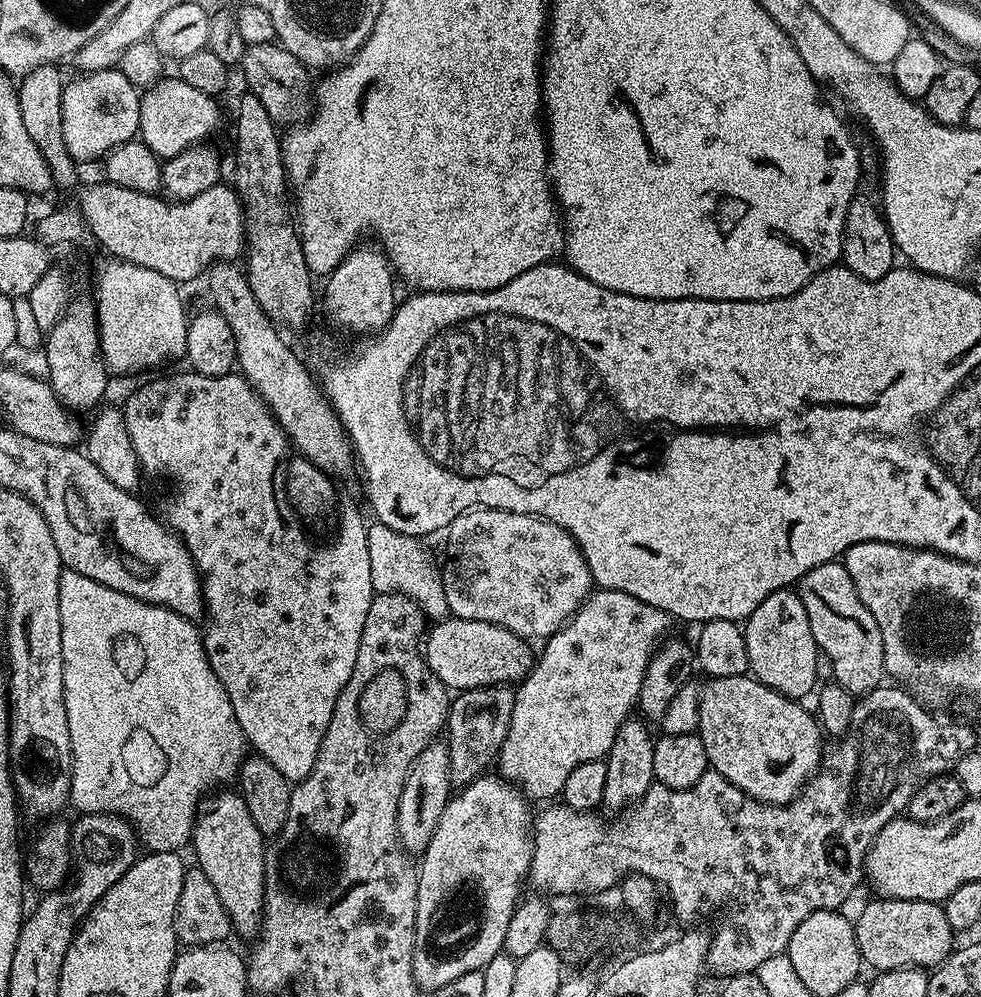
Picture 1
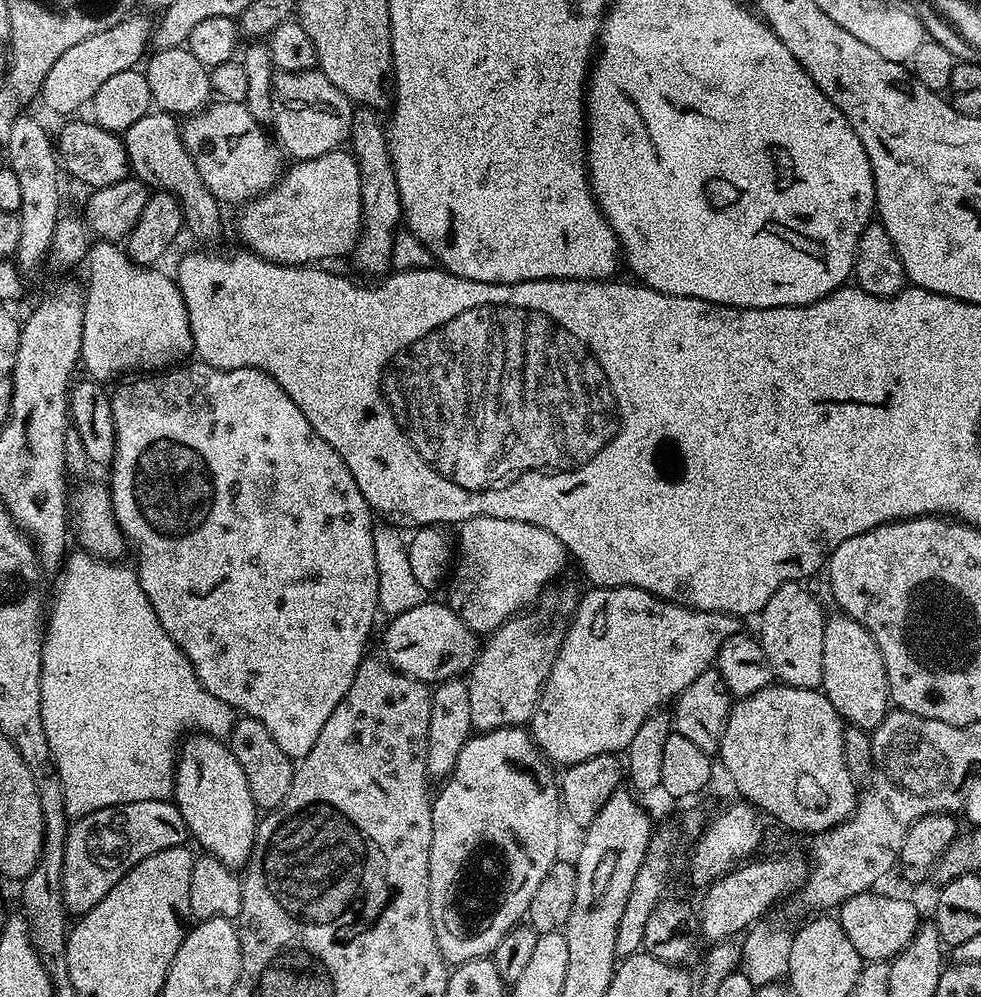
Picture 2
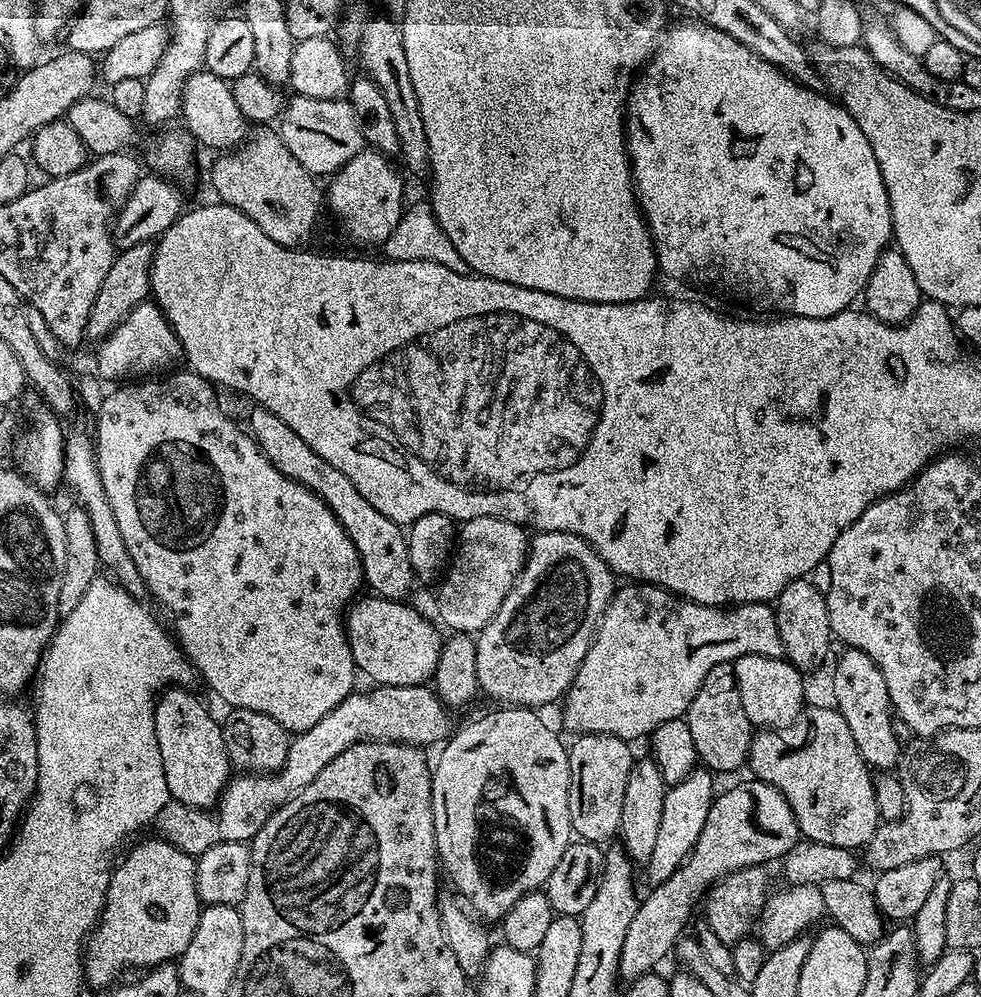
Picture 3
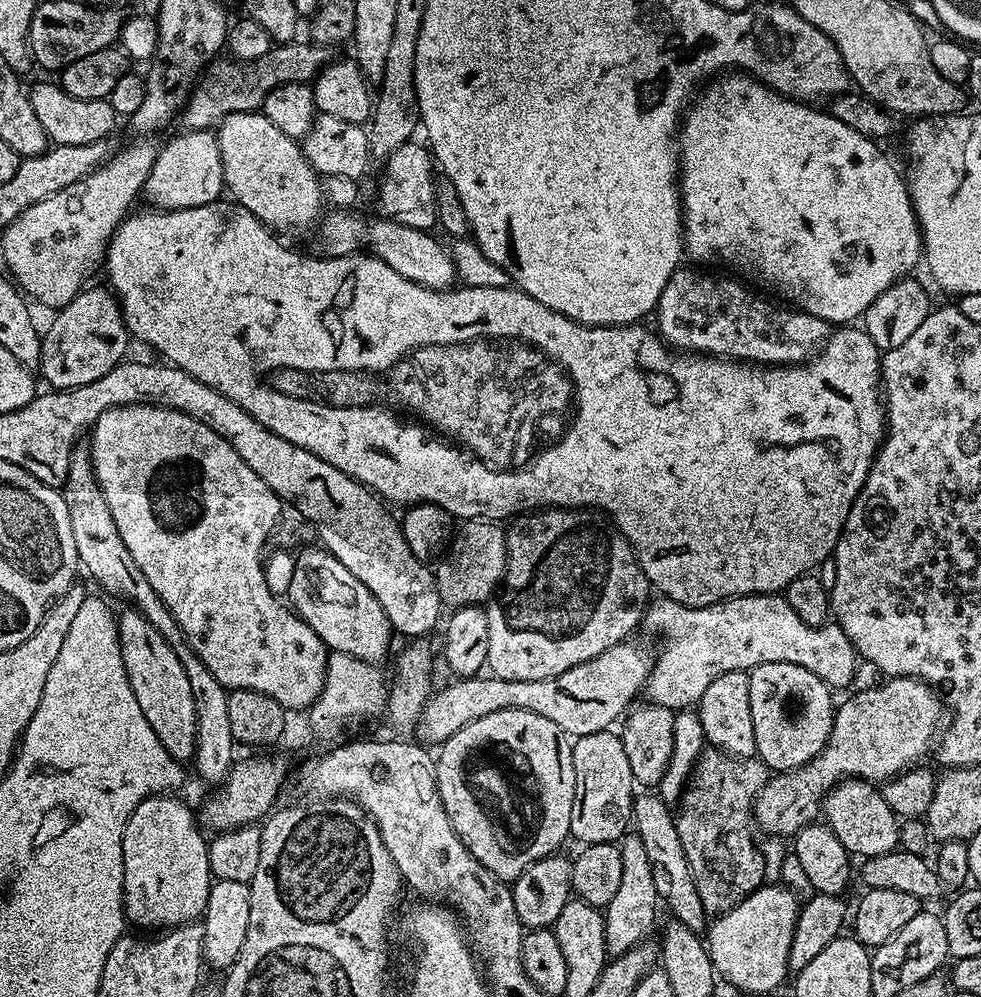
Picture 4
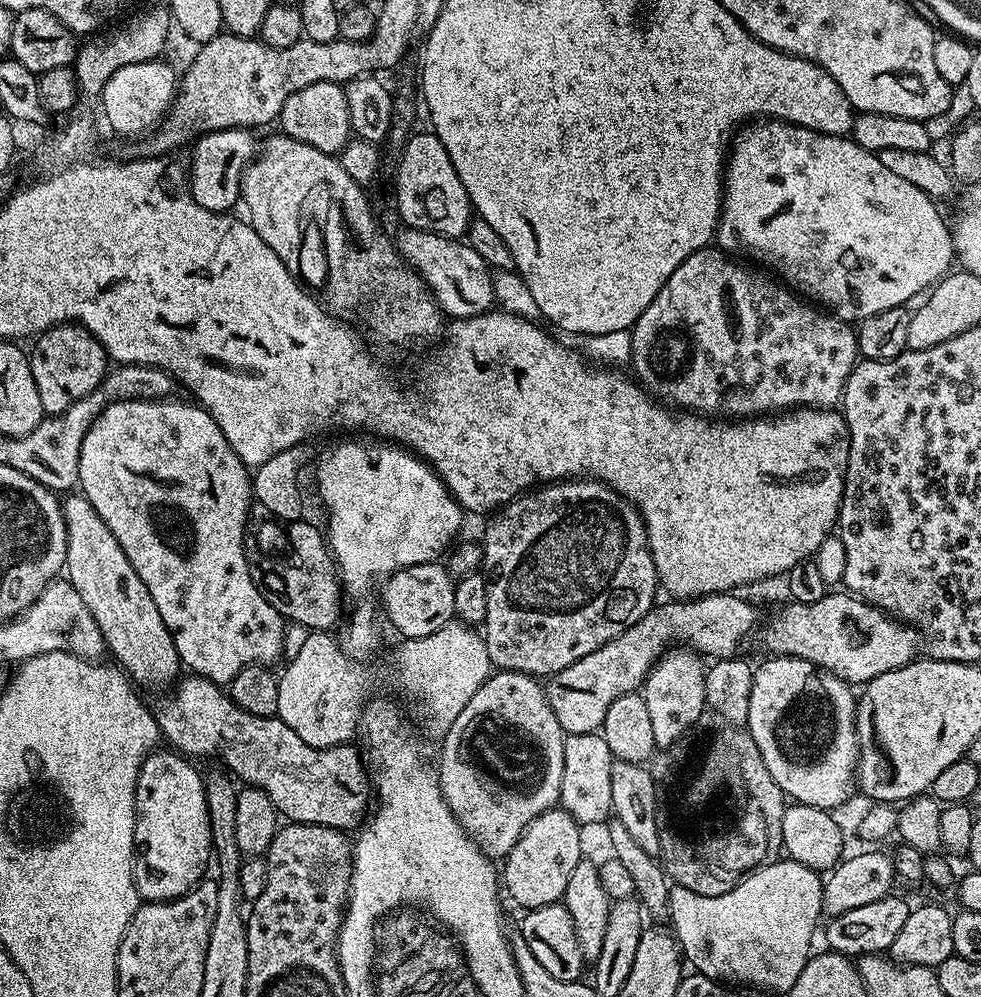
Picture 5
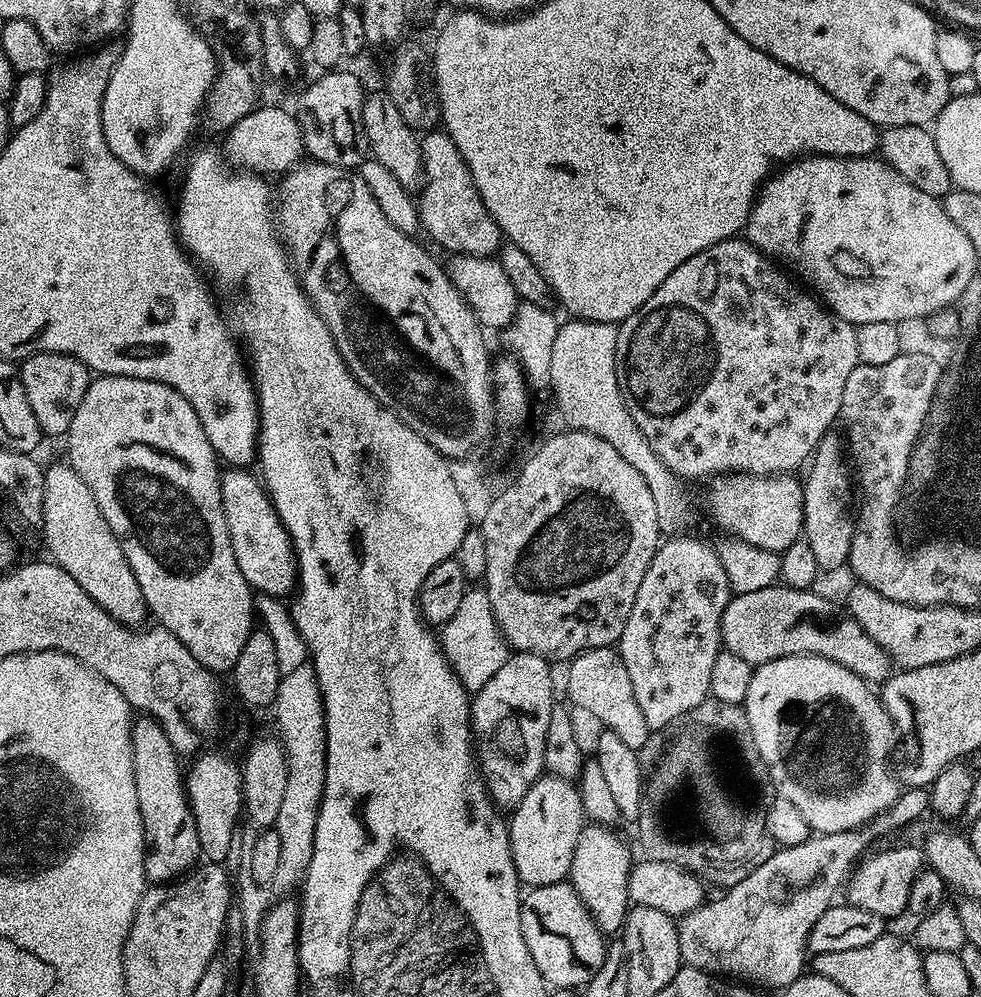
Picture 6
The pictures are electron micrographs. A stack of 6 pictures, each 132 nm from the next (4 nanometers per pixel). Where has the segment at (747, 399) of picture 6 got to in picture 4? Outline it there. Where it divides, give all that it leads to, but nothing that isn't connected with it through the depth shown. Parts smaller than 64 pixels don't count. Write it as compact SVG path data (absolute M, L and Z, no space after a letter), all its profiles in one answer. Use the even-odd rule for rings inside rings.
M687 266L677 268L672 273L670 282L666 282L666 290L662 290L662 298L656 303L655 327L664 343L673 349L685 354L703 354L749 364L787 366L803 364L824 347L824 342L830 335L830 325L822 318L811 316L809 312L801 312L792 306L781 306L771 299L763 300L762 297L755 296L760 294L751 287L745 286L739 279L727 280L724 276L711 276L708 273L711 271L692 268Z

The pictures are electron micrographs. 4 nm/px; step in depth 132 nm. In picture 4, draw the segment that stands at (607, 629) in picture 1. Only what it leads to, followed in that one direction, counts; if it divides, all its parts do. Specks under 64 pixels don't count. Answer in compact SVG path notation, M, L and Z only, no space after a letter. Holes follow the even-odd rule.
M780 594L762 596L731 596L729 600L719 600L705 608L687 608L676 600L656 598L644 609L643 627L657 632L660 636L668 636L655 653L652 662L652 673L648 676L646 696L651 703L666 706L673 710L688 710L699 705L702 694L706 694L706 686L718 674L727 672L743 672L757 668L760 664L770 662L790 662L810 670L818 679L824 681L829 689L844 688L852 680L856 672L858 657L856 647L846 638L846 634L834 622L823 624L807 624L794 614L794 606L790 606L787 598Z

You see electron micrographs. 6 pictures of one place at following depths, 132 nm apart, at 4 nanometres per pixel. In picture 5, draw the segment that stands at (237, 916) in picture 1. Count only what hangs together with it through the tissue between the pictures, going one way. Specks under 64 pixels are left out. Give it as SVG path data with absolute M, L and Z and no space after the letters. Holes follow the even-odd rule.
M65 495L62 507L66 522L66 578L86 602L90 614L94 614L110 656L112 652L111 659L137 685L171 685L182 672L180 655L170 630L166 630L166 622L162 622L162 614L158 614L158 606L154 606L154 598L150 598L150 590L146 590L146 582L138 578L138 570L130 566L130 558L118 546L118 538L110 534L110 526L102 522L84 495Z

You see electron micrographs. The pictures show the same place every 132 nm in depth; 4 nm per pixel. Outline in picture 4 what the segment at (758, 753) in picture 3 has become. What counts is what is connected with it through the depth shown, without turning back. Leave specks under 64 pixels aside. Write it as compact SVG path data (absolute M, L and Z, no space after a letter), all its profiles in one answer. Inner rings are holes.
M845 778L824 798L822 820L834 830L838 842L842 842L845 853L852 852L859 858L877 856L893 851L900 842L898 817L886 806L883 791L875 783Z

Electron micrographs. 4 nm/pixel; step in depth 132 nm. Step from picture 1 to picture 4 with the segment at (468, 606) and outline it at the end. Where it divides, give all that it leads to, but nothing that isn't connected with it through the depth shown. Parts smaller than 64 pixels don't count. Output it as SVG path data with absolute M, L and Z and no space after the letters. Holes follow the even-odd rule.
M490 520L461 523L443 556L444 561L434 568L441 605L448 607L449 604L452 610L471 604L483 605L493 599L504 579L504 569L508 566L508 538L505 529Z

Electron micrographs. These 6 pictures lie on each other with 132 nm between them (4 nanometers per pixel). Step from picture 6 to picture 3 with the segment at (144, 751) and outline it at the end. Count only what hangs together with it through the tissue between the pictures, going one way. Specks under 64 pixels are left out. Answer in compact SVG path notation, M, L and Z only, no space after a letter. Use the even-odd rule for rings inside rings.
M155 839L144 840L141 844L134 845L129 850L128 857L111 869L112 877L106 890L104 911L100 914L94 939L90 944L90 948L100 955L100 964L108 976L114 975L116 968L122 967L123 964L155 966L175 961L184 953L186 946L190 946L190 938L194 938L194 930L198 926L198 918L202 911L196 893L195 859L178 850L168 840Z

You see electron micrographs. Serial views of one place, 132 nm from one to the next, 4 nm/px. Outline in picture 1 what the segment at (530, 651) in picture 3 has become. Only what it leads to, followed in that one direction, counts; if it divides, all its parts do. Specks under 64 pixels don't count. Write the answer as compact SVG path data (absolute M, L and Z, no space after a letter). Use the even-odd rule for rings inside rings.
M477 690L457 695L451 701L446 725L446 743L450 754L450 778L453 785L463 786L478 779L489 771L488 763L495 761L500 754L506 734L510 730L510 714L512 713L513 693L508 690Z

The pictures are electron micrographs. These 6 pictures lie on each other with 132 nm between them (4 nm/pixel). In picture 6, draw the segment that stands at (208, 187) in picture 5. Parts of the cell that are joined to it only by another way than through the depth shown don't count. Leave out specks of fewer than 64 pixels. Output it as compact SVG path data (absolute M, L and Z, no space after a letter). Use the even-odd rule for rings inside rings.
M257 106L253 112L246 114L246 118L242 118L234 127L229 128L223 140L222 152L227 163L253 174L291 172L305 155L300 123L291 111L287 112L284 108Z

